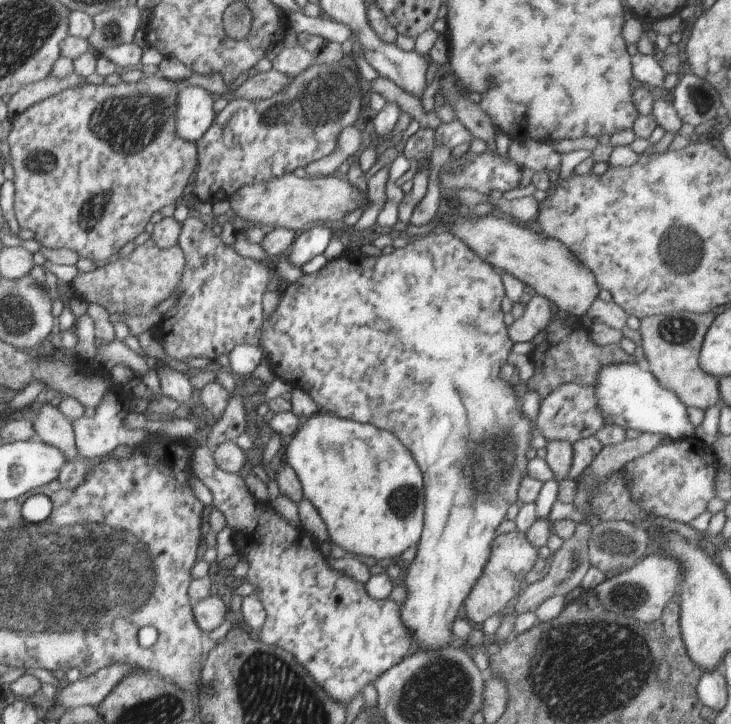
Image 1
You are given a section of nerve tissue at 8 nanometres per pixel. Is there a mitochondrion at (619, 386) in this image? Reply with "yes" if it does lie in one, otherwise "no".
no

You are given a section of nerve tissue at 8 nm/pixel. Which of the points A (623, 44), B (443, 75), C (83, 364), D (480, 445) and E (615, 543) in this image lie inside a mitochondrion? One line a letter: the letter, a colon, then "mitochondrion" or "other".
A: other
B: other
C: other
D: mitochondrion
E: mitochondrion

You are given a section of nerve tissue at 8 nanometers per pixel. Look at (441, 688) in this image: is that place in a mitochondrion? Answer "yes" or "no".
yes

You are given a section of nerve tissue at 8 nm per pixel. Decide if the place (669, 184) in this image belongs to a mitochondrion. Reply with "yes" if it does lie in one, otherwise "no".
no

